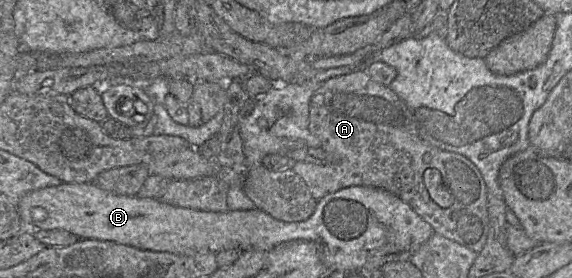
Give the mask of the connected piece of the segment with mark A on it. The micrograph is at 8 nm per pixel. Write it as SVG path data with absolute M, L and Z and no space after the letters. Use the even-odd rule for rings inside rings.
M357 71L328 79L317 88L311 97L308 129L320 140L320 147L328 154L328 164L318 165L297 161L292 164L291 169L304 180L316 200L350 186L384 189L409 204L421 218L432 226L435 233L476 253L482 251L489 233L489 216L488 190L481 172L465 156L441 150L421 139L412 111L388 86L373 81L366 71ZM428 168L440 171L444 184L453 196L453 204L450 207L442 208L430 197L423 180L423 174Z

